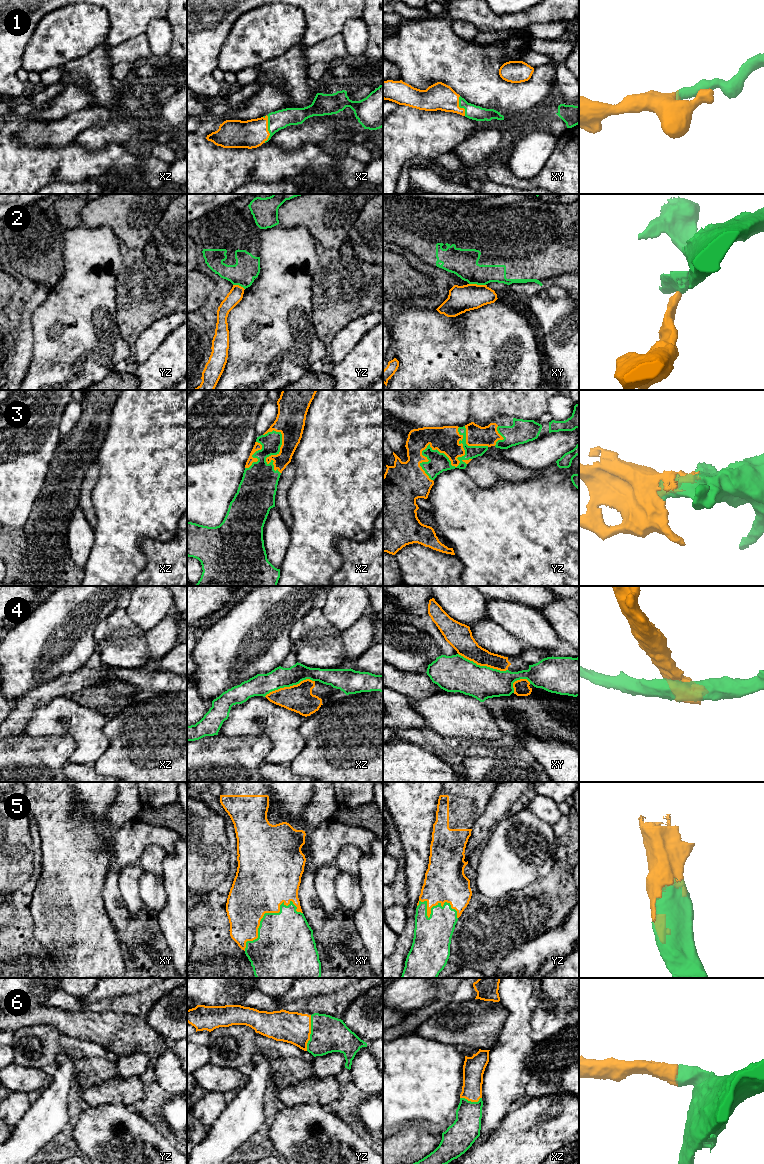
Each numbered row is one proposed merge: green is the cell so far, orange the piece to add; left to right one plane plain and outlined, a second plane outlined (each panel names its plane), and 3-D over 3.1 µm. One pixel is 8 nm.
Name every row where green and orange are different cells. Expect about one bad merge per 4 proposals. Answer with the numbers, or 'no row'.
2, 4

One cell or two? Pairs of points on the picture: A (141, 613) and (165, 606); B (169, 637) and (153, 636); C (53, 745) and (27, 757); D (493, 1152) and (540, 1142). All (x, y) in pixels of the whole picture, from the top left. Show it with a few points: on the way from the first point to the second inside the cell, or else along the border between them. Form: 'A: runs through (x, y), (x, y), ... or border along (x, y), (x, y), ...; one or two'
A: runs through (147, 607), (159, 606); one
B: runs through (165, 637), (157, 637); one
C: runs through (47, 751), (41, 757), (33, 757); one
D: runs through (505, 1152), (514, 1152), (524, 1142), (528, 1142); one

